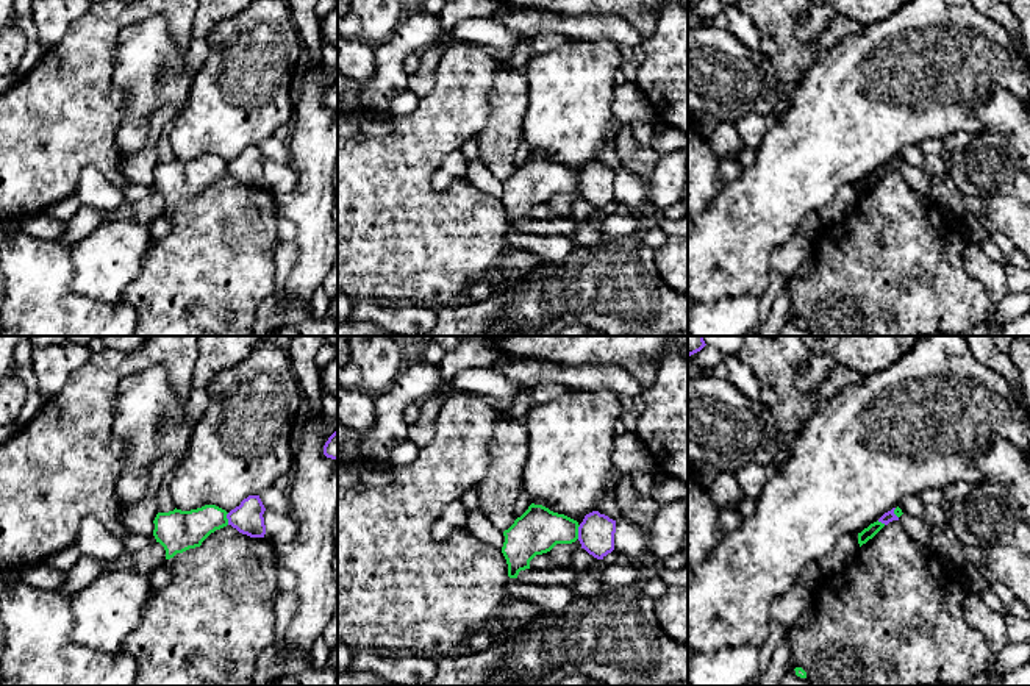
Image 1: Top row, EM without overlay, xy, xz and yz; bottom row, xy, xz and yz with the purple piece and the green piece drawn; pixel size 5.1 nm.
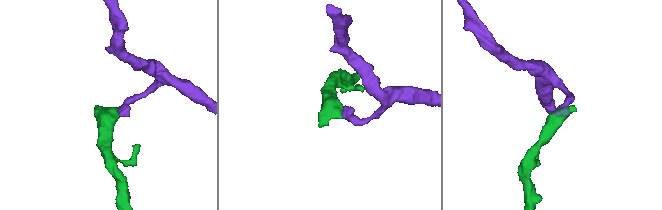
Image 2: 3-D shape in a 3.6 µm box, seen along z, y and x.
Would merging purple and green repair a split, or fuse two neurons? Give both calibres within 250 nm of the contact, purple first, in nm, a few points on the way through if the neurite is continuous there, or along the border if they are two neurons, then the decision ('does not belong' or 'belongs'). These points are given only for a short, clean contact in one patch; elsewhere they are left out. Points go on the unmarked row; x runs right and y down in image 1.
calibres 190 and 240 nm; border xz (580, 175), (577, 188); does not belong

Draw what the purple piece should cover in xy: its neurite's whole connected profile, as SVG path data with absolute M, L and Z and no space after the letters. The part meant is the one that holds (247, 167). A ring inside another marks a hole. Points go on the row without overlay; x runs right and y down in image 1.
M249 145L241 152L239 156L236 156L227 164L228 175L250 188L264 188L266 184L266 175L263 167L264 161L266 158L259 145Z

